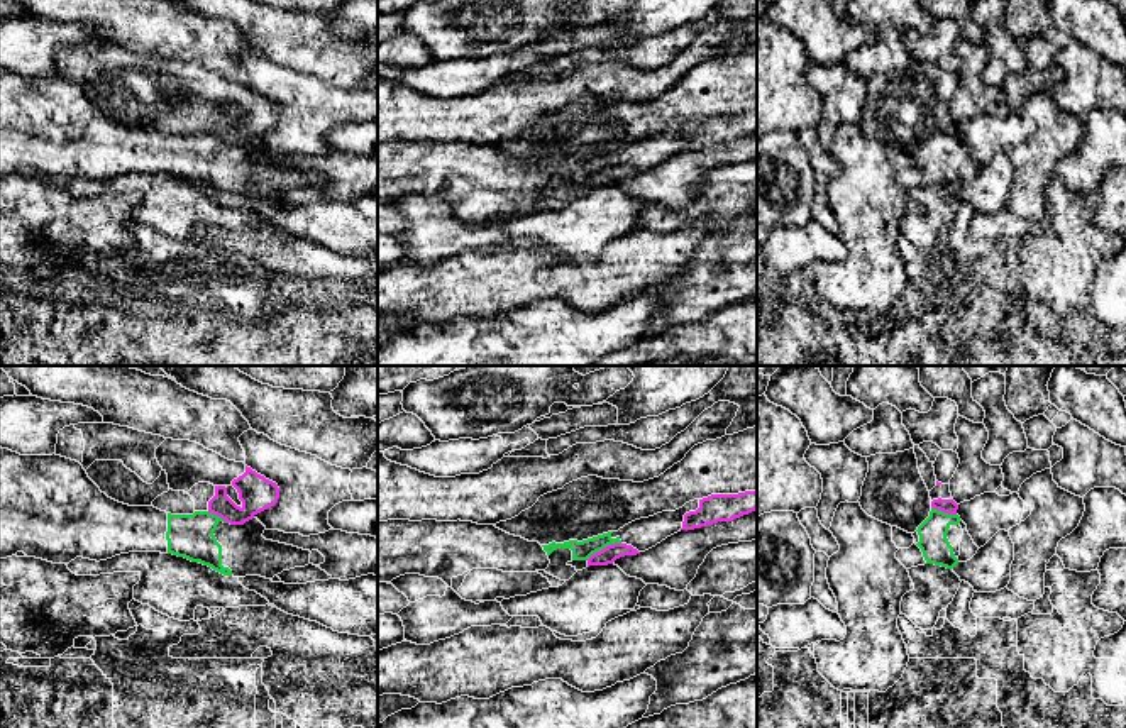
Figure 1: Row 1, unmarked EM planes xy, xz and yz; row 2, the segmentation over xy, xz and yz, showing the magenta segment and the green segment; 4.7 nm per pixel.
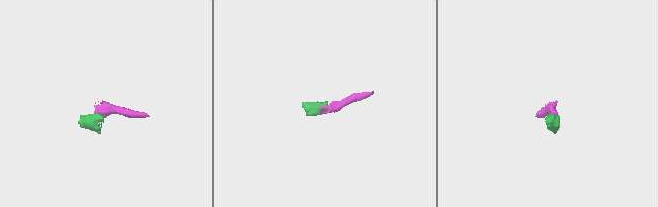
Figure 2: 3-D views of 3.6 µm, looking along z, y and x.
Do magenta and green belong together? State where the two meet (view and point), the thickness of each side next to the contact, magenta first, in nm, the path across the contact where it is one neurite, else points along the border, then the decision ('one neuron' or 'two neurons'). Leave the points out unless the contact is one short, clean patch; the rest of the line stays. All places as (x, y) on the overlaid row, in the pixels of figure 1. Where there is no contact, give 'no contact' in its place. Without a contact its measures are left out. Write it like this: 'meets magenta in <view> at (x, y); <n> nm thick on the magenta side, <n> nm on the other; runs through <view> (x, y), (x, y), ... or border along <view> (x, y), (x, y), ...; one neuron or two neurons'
meets magenta in xz at (605, 547); 80 nm thick on the magenta side, 100 nm on the other; border along xz (620, 542), (608, 544), (586, 559); two neurons

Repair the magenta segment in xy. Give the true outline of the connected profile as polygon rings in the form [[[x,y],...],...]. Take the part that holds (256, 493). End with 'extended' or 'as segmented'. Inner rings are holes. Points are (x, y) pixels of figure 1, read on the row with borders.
[[[166,438],[156,449],[156,459],[169,484],[169,491],[151,505],[161,511],[208,511],[230,525],[244,525],[278,503],[276,483],[196,442]]] | extended

